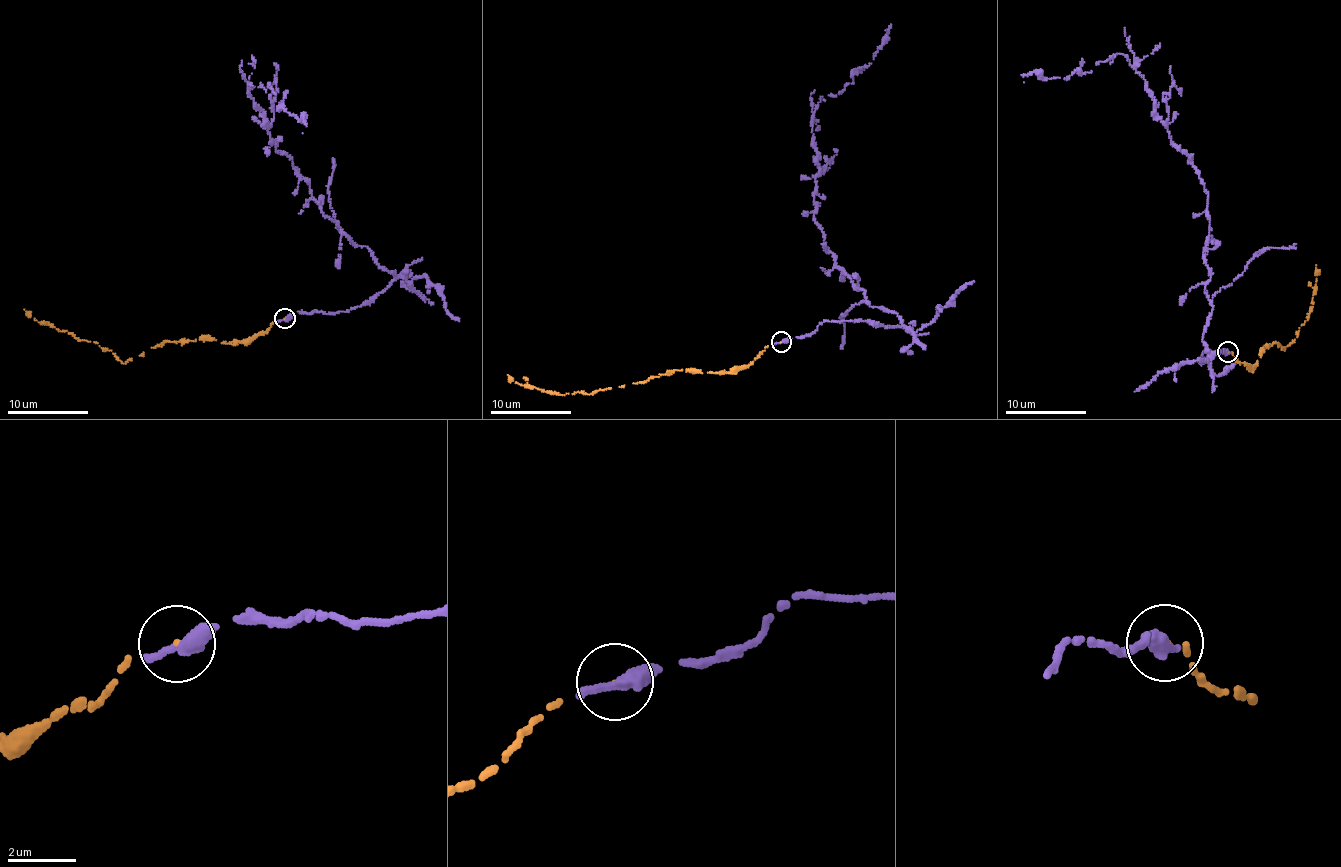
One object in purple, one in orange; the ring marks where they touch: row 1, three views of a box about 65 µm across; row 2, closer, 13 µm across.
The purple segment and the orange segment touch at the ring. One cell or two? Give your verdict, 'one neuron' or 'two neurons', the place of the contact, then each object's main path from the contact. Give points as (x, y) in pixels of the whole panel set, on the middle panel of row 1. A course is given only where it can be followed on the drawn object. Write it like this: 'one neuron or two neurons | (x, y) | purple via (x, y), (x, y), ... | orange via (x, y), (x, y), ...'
one neuron | (781, 341) | purple via (780, 342), (810, 336), (824, 322), (902, 325), (835, 266), (813, 217), (816, 105), (853, 83), (885, 30) | orange via (780, 342), (767, 346), (752, 362), (728, 372), (682, 369), (589, 394), (556, 394), (521, 385), (507, 375)

